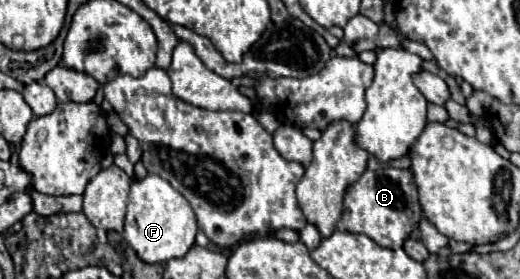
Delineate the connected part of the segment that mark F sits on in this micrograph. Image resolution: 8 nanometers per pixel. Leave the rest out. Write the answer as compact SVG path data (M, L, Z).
M151 173L143 181L135 181L131 185L123 235L143 261L167 263L171 259L185 257L195 243L197 229L197 219L189 201L173 189L167 179Z

